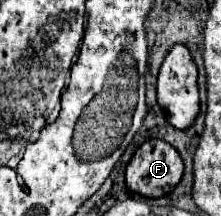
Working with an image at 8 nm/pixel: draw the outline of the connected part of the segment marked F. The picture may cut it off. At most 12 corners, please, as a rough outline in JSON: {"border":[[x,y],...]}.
{"border":[[143,142],[125,174],[145,198],[169,194],[183,176],[179,152]]}

